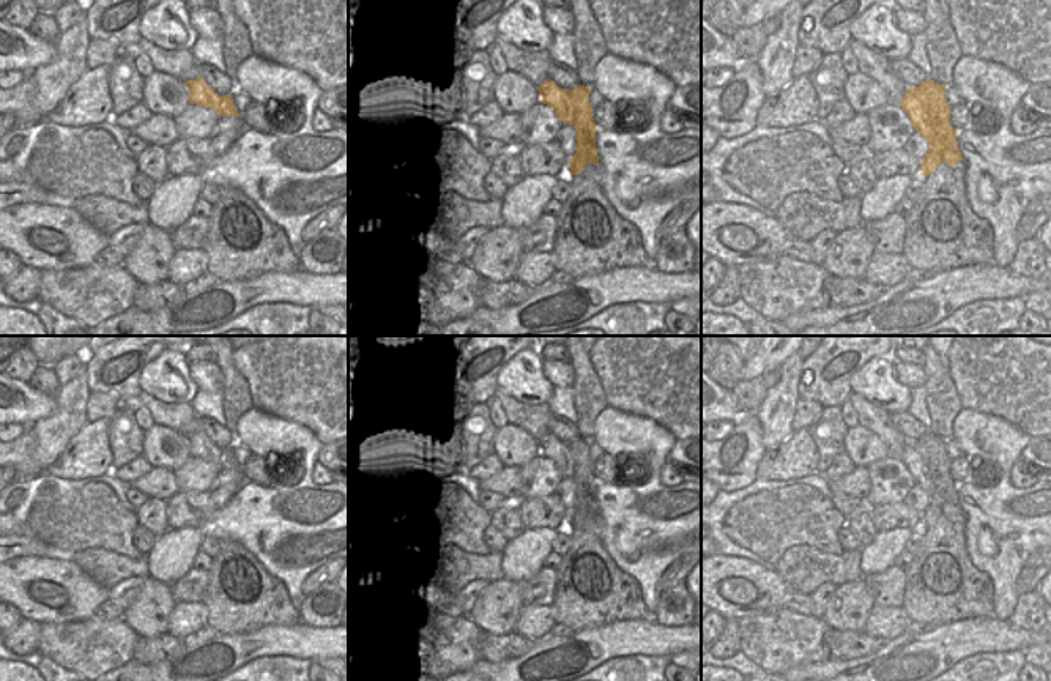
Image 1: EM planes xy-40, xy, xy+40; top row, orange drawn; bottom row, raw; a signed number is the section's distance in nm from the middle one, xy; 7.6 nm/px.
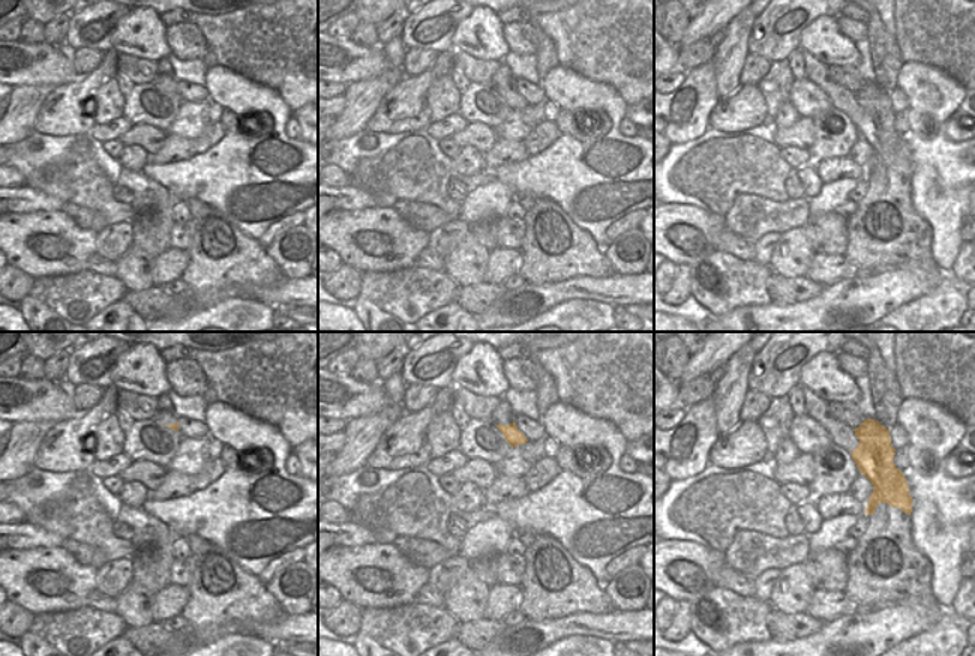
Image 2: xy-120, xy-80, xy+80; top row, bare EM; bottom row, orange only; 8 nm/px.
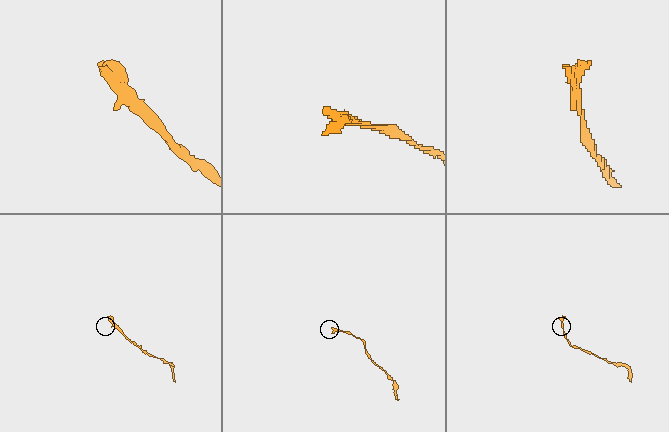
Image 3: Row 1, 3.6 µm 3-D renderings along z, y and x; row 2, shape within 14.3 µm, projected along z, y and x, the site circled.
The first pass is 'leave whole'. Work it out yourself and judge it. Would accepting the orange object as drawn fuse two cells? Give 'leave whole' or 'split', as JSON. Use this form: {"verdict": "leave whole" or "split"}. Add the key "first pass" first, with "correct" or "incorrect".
{"first pass": "incorrect", "verdict": "split"}

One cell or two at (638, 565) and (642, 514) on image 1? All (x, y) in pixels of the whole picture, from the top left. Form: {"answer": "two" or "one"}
{"answer": "one"}

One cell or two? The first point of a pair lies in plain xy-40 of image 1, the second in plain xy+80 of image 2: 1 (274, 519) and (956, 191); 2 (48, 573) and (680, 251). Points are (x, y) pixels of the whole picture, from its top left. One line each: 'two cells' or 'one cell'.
1: one cell
2: one cell

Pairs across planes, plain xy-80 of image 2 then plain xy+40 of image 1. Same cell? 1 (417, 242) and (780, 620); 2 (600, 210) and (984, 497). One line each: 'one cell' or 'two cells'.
1: two cells
2: one cell

